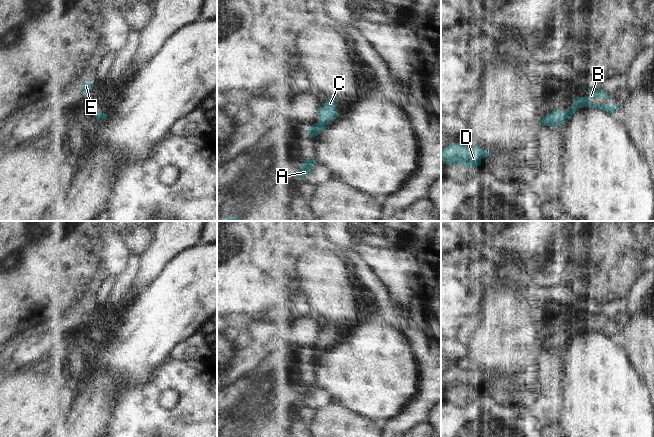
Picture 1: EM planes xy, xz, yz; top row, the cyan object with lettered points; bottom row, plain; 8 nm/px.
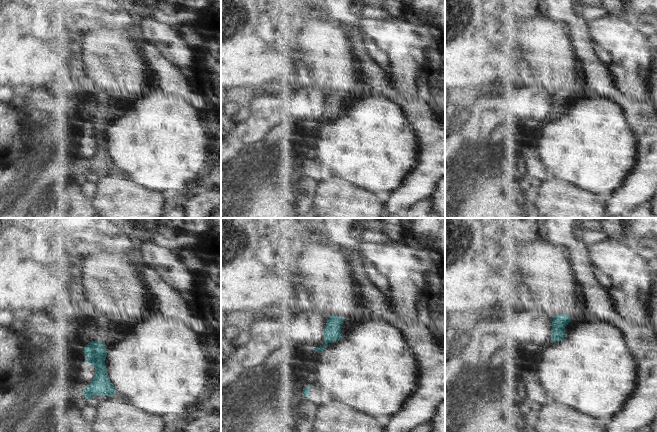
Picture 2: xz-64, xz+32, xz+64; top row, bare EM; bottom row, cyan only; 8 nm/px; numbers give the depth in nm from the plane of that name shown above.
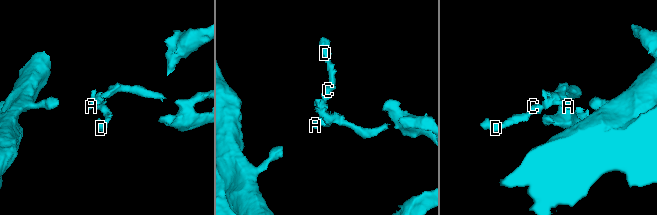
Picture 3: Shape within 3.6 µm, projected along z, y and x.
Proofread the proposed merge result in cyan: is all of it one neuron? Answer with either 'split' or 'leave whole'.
leave whole

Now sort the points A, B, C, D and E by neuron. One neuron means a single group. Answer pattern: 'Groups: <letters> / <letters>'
Groups: A B C D E.

